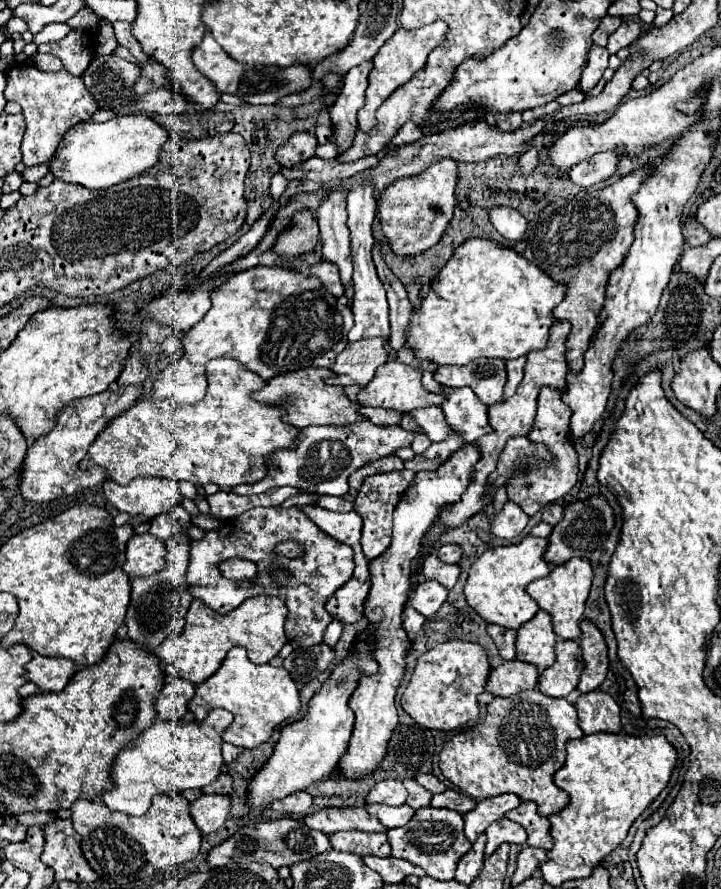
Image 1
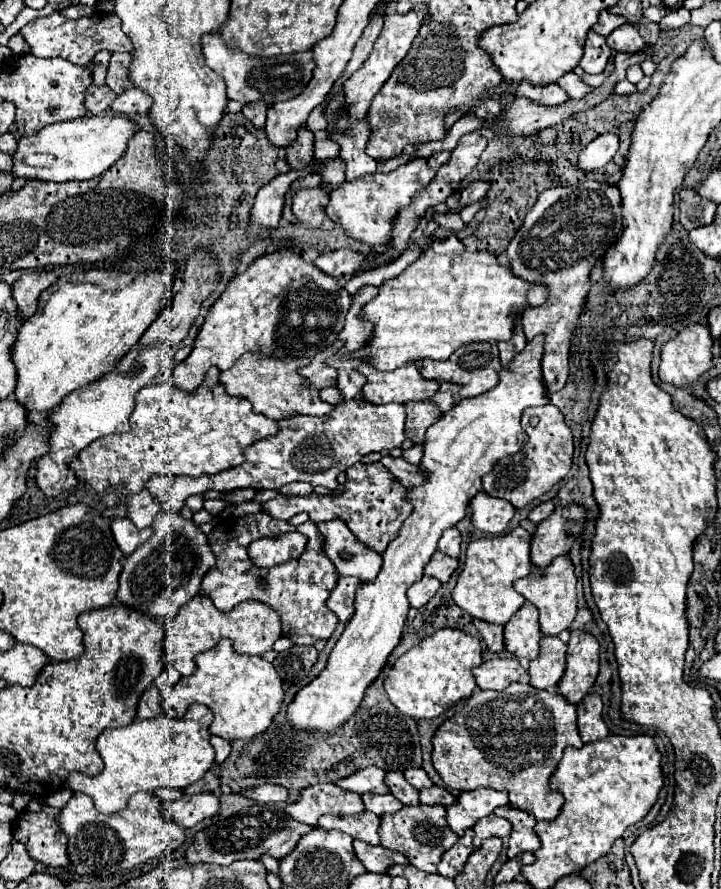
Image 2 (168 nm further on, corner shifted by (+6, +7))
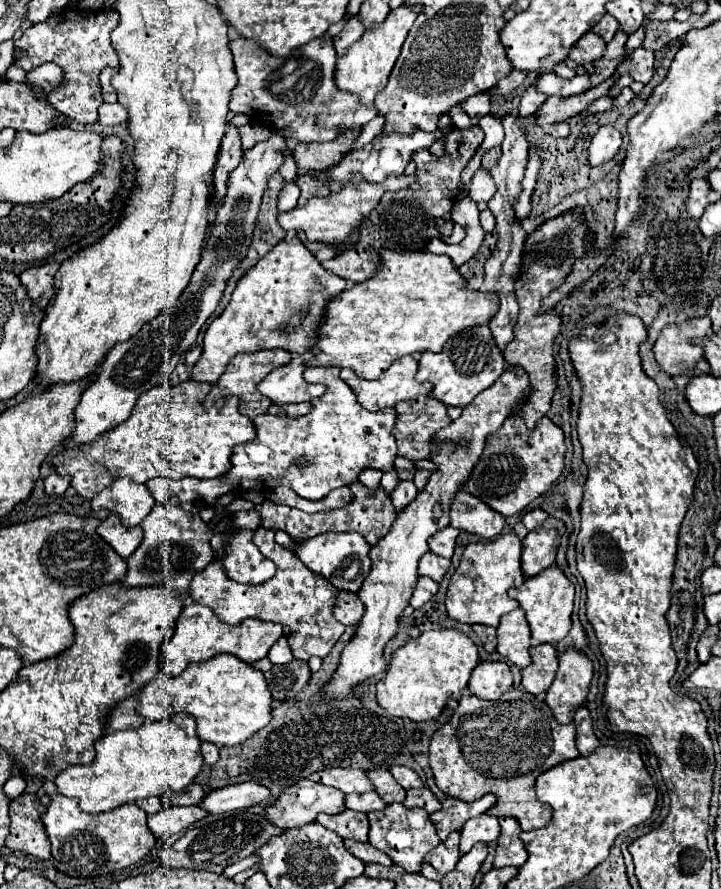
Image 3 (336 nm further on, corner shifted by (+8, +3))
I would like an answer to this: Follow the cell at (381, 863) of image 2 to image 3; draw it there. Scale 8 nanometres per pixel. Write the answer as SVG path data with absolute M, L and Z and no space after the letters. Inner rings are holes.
M345 840L345 848L353 856L363 860L363 864L383 864L383 866L391 866L393 864L393 860L387 854L379 852L375 846L371 846L367 842L363 844L363 842L357 842L357 840Z

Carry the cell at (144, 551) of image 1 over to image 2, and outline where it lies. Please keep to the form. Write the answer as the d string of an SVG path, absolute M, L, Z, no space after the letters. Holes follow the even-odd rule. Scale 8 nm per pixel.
M113 518L111 520L111 532L113 532L117 546L121 548L121 552L125 556L133 554L137 550L137 546L141 546L153 534L151 528L139 530L135 524L129 522L129 518Z

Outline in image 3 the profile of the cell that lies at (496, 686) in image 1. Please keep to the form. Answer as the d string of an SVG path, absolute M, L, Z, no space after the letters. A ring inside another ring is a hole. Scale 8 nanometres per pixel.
M479 662L469 680L469 690L483 700L497 700L511 686L513 674L507 662Z

